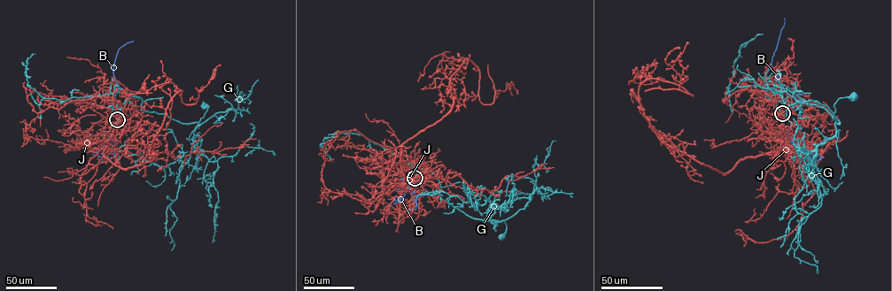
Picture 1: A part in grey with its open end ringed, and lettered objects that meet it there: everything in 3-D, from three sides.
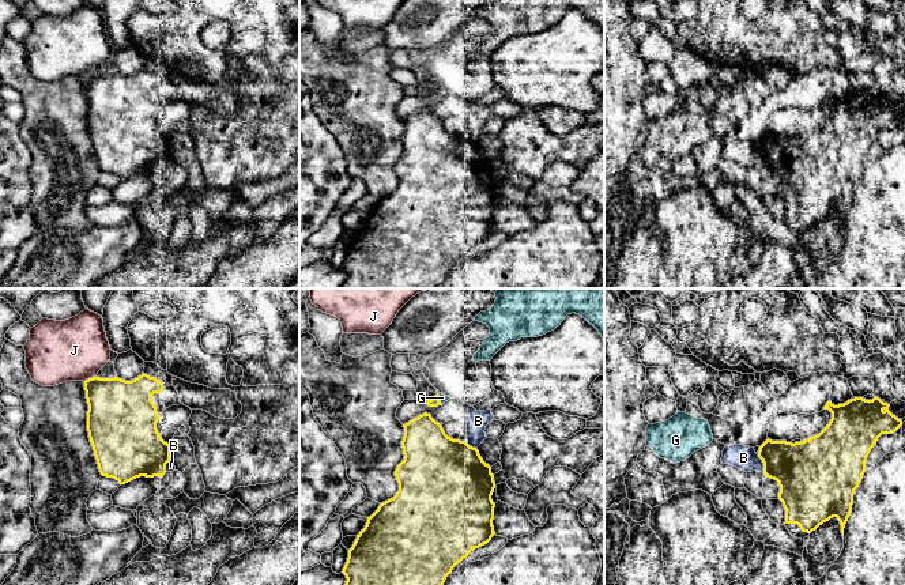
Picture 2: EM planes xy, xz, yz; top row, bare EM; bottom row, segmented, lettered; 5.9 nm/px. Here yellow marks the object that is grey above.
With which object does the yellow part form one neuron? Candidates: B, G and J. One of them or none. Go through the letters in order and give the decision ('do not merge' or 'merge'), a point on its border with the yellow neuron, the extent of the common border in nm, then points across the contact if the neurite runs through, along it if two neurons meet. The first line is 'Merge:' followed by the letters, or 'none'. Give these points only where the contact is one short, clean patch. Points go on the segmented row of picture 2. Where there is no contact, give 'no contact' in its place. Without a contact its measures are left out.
Merge: G
B: do not merge; contact yz (762, 461); length 110 nm
G: merge; contact xz (438, 399); length 80 nm
J: do not merge; contact xy (89, 378); length 80 nm; border xy (94, 376), (83, 381)

